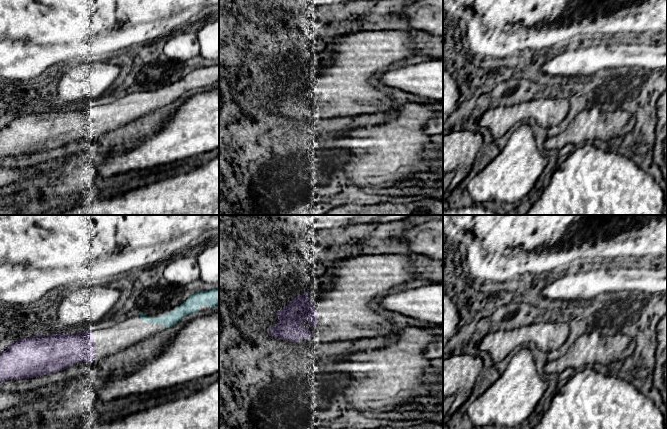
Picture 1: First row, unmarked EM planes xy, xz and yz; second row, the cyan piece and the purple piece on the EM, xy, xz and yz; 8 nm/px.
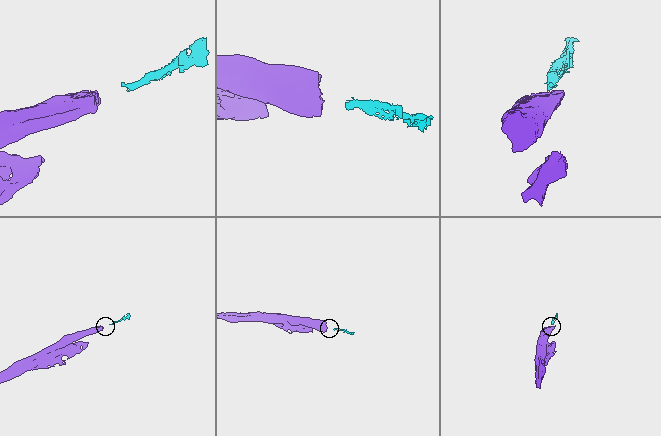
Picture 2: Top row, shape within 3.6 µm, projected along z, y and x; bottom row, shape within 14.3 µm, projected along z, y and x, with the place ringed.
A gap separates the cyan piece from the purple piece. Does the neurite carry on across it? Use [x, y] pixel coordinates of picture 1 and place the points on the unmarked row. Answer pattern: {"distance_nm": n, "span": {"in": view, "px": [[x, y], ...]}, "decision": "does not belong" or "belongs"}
{"distance_nm": 400, "span": {"in": "xy", "px": [[140, 93], [92, 108]]}, "decision": "belongs"}

